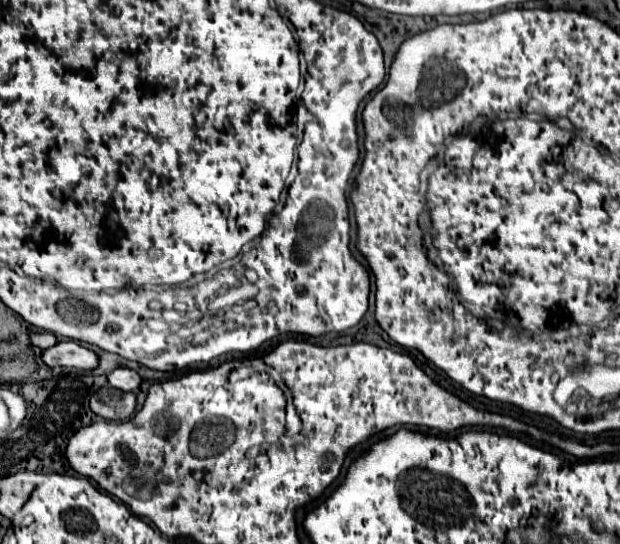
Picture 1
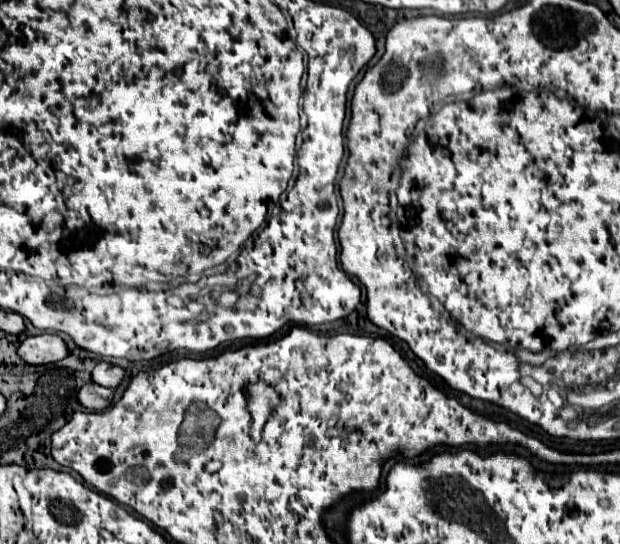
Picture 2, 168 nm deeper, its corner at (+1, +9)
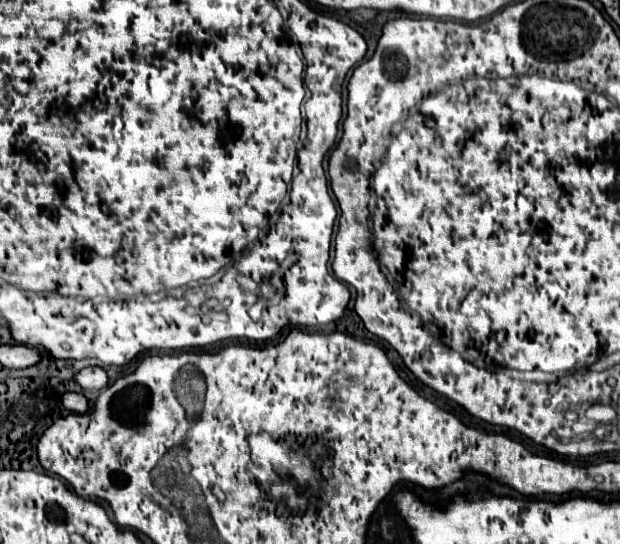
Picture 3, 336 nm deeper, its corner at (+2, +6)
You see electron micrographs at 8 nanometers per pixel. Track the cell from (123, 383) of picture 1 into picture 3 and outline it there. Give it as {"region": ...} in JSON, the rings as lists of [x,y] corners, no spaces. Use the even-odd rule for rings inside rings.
{"region":[[[86,367],[80,373],[76,373],[76,383],[88,391],[88,389],[104,389],[108,385],[108,375],[102,367]]]}

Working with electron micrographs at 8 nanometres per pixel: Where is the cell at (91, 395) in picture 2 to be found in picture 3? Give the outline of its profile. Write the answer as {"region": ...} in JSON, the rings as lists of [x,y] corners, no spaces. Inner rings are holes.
{"region":[[[64,393],[62,395],[62,403],[68,411],[74,411],[74,413],[84,413],[88,411],[88,401],[82,393]]]}

